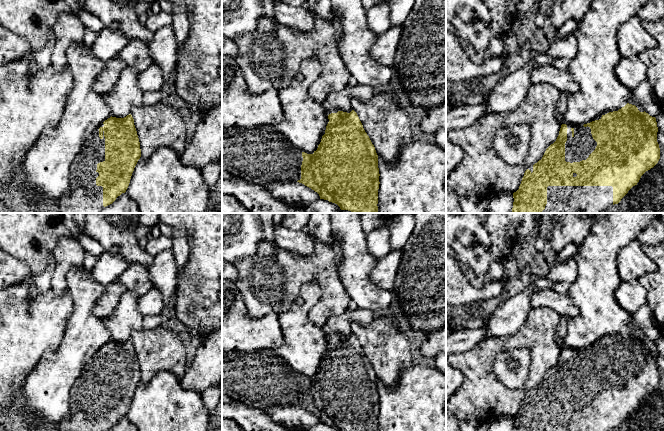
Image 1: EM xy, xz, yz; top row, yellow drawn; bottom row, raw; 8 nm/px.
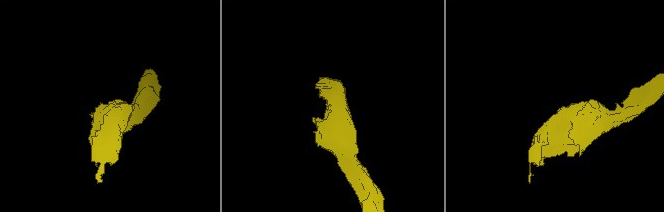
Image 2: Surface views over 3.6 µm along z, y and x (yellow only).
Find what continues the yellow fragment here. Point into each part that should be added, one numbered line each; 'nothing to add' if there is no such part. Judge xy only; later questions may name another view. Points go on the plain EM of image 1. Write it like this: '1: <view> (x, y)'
1: xy (84, 416)

